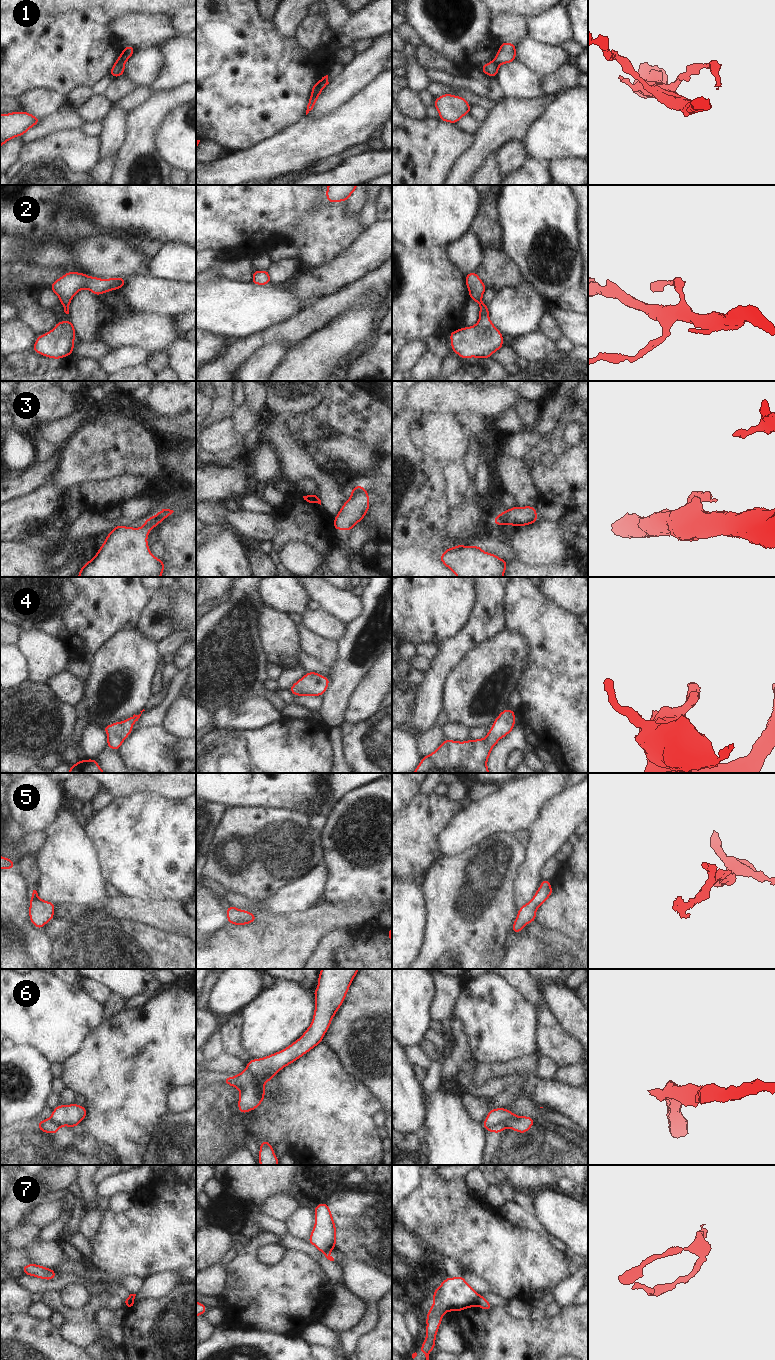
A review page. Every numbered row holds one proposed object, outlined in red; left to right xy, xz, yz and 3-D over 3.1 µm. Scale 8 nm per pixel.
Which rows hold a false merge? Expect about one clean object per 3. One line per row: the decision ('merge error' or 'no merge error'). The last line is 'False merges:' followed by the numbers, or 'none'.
1: merge error
2: no merge error
3: merge error
4: no merge error
5: no merge error
6: merge error
7: merge error
False merges: 1, 3, 6, 7

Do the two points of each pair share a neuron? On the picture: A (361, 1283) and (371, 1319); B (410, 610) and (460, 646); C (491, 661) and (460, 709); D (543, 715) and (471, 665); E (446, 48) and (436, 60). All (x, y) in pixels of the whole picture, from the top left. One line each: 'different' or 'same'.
A: same
B: different
C: same
D: different
E: different

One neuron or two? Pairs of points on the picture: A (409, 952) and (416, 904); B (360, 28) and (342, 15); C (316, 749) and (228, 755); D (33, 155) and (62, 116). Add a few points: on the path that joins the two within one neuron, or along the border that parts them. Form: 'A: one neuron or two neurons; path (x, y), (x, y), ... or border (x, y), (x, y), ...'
A: one neuron; path (409, 940), (409, 916)
B: two neurons; border (350, 13), (349, 19), (336, 31)
C: one neuron; path (294, 749), (288, 749), (279, 743), (250, 743)
D: two neurons; border (71, 129), (59, 129), (26, 143)

